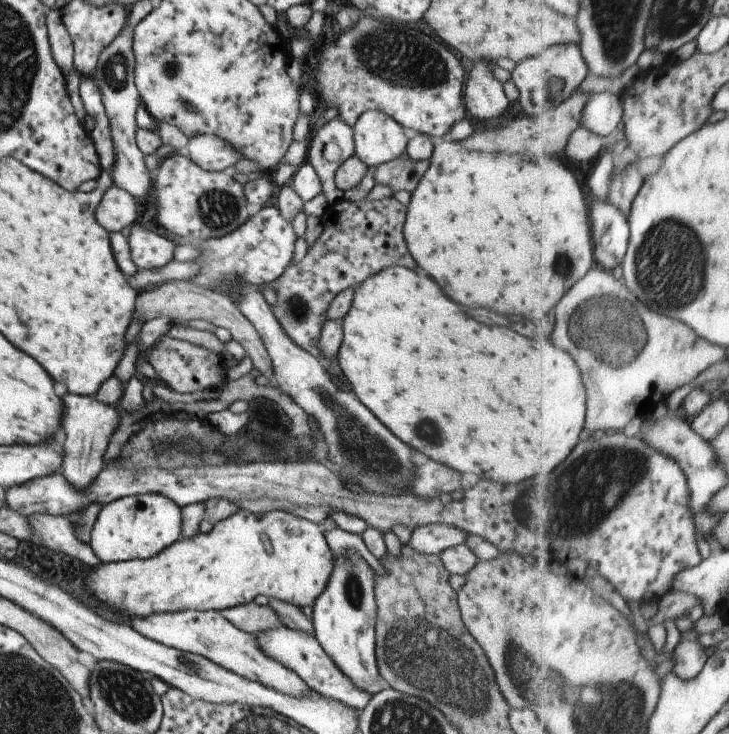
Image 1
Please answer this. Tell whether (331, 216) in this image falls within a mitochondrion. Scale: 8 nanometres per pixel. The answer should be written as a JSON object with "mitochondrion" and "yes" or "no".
{"mitochondrion":"no"}

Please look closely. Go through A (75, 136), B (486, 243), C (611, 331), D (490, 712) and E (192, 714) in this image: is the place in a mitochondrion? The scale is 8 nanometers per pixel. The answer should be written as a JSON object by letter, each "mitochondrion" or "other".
{"A":"other","B":"other","C":"mitochondrion","D":"mitochondrion","E":"other"}

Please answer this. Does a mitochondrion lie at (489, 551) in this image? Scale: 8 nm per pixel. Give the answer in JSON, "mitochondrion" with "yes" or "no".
{"mitochondrion":"no"}

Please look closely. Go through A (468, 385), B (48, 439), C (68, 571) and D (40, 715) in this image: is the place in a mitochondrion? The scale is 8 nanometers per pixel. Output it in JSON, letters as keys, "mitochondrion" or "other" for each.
{"A":"other","B":"other","C":"other","D":"mitochondrion"}

